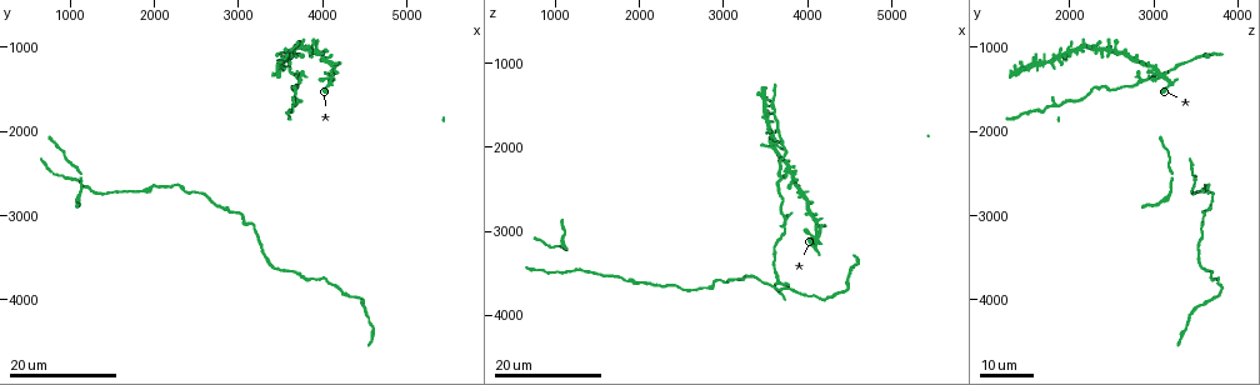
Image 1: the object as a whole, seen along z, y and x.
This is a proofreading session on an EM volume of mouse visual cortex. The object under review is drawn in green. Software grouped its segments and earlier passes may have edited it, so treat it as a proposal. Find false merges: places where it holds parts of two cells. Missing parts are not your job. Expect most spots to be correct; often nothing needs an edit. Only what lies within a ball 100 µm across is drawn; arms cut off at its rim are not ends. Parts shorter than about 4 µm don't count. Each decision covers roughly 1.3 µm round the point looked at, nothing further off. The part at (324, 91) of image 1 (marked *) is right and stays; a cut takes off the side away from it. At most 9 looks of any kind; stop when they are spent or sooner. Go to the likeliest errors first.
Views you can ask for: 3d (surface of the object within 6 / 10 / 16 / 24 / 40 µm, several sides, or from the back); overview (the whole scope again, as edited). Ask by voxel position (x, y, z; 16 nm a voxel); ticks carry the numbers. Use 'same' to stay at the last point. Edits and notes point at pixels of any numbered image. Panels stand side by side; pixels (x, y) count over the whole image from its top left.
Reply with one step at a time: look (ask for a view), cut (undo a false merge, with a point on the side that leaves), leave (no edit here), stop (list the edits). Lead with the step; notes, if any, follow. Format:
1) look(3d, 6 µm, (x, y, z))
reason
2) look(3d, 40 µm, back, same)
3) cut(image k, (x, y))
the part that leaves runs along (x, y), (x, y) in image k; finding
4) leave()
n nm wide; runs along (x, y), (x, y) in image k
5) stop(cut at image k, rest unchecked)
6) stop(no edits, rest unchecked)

look(3d, 16 µm, (4100, 1350, 3050))
a fork

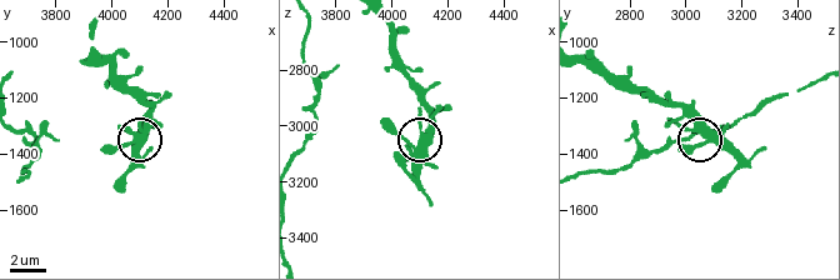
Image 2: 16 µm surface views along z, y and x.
look(3d, 10 µm, (4090, 1350, 3070))

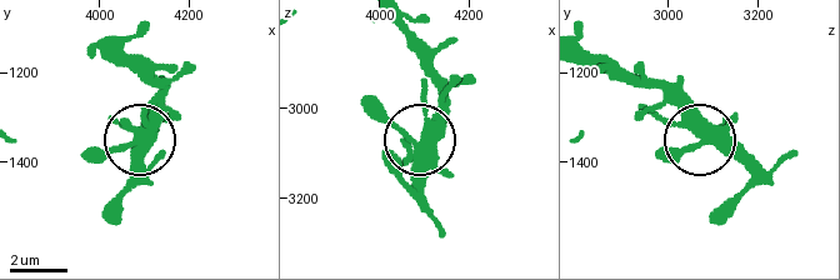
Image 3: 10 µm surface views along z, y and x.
look(3d, 10 µm, back, (4095, 1345, 3075))

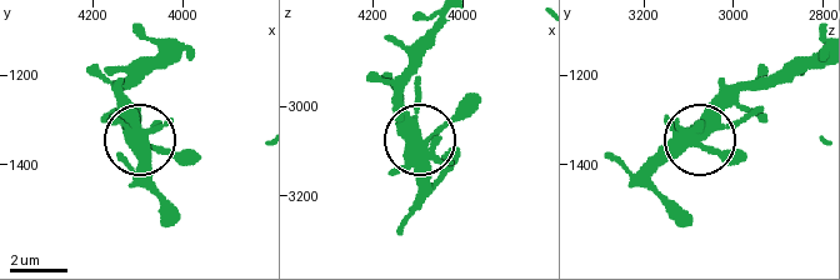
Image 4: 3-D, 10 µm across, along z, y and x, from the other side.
leave()
380 nm wide; runs along (675, 221), (655, 173), (759, 75) in image 4; all the same cell

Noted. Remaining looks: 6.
look(3d, 16 µm, (1650, 2700, 3550))
narrows sharply

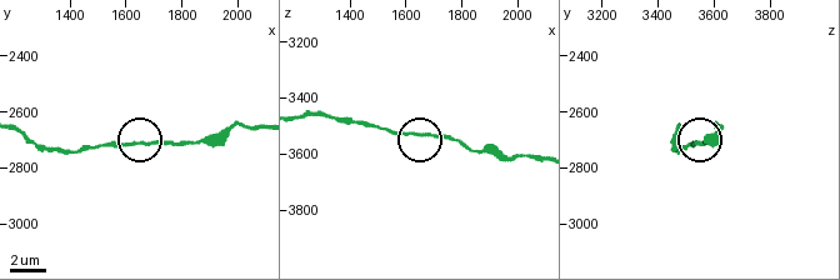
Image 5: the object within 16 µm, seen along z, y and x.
look(3d, 6 µm, (1640, 2710, 3520))

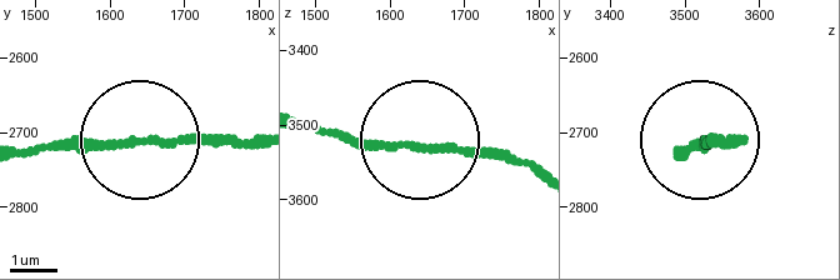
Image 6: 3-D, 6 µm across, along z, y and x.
leave()
130 nm wide; runs along (534, 171), (308, 128) in image 6; continuous, no second cell

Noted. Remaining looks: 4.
look(3d, 24 µm, (3600, 1100, 3500))
calibre changes

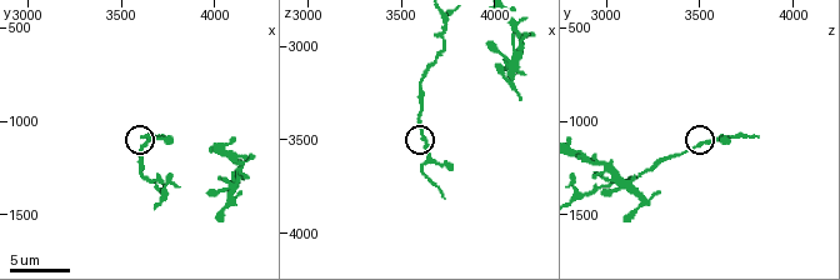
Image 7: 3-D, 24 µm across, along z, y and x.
look(3d, 6 µm, (3620, 1120, 3520))

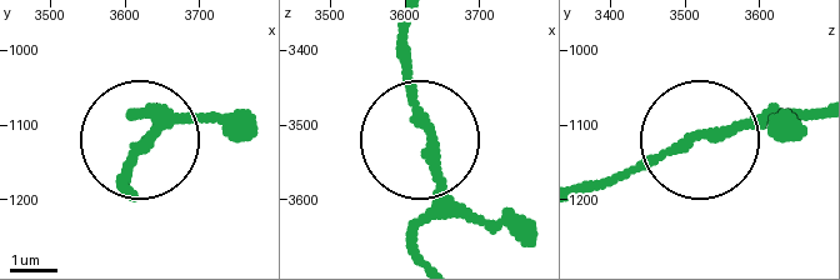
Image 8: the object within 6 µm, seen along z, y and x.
look(3d, 6 µm, back, (3630, 1125, 3510))

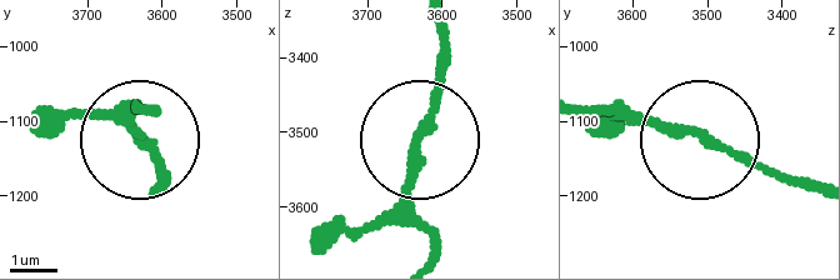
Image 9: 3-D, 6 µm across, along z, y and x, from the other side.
leave()
190 nm wide; all the same cell

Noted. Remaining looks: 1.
stop(no edits, rest unchecked)

